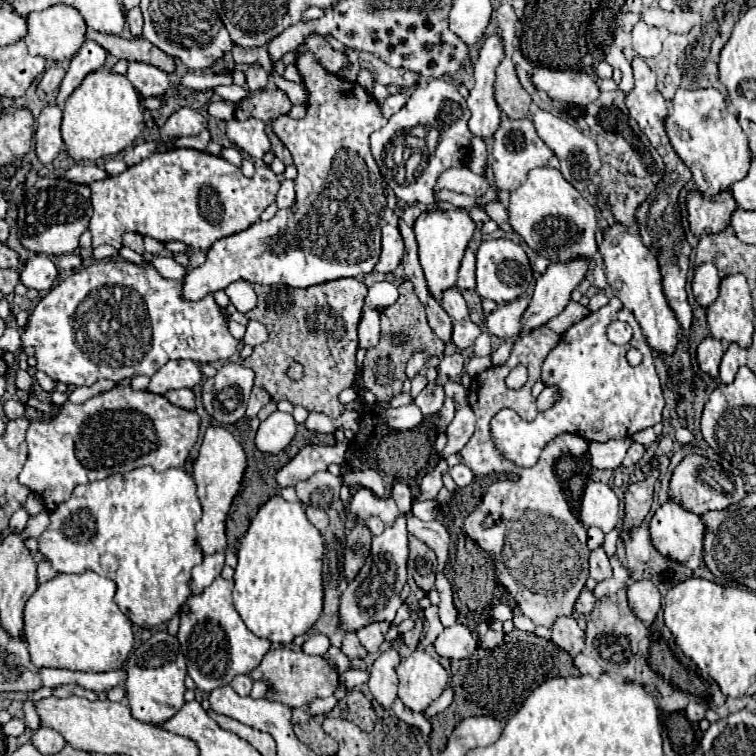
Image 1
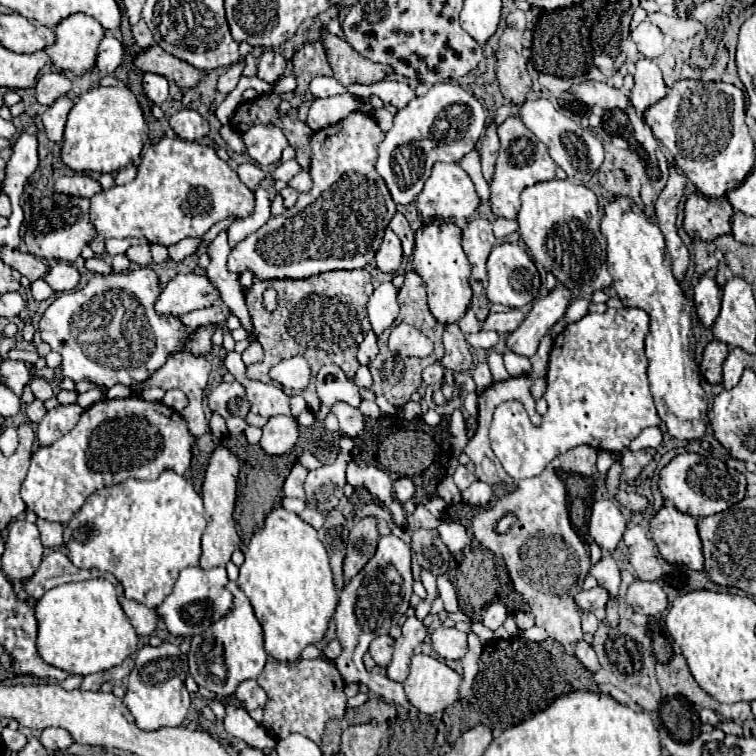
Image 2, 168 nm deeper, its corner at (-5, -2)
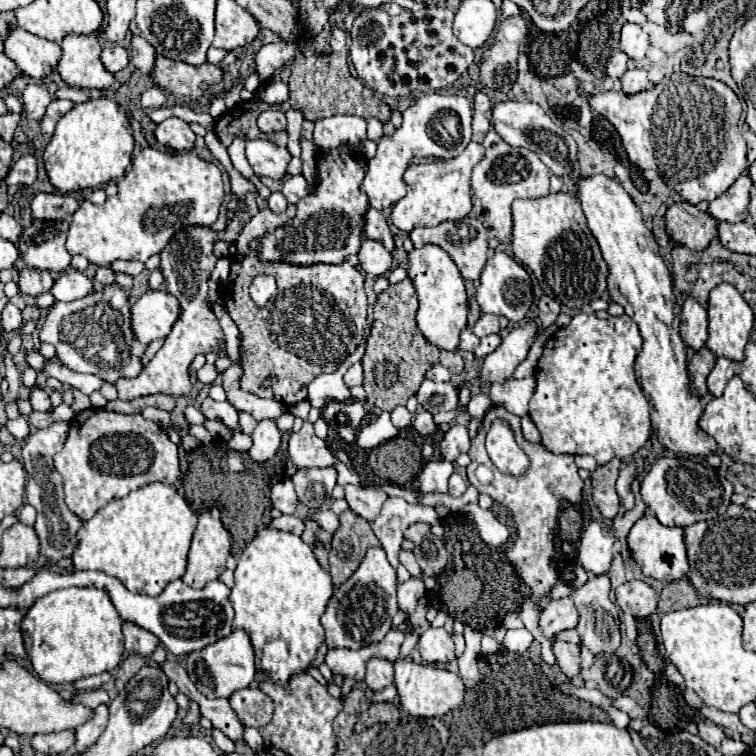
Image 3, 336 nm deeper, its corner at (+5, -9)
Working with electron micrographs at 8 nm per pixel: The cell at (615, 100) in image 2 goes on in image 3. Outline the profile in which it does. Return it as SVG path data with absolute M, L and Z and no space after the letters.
M673 73L645 93L595 93L589 107L615 125L629 159L637 167L657 169L665 183L691 205L717 199L747 169L745 139L739 129L741 103L717 79Z

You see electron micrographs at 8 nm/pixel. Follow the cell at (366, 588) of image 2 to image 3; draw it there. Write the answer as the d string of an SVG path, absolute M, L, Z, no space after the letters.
M383 547L367 551L359 569L339 587L335 587L329 599L327 611L321 617L327 635L327 647L361 649L371 643L379 643L391 629L391 619L399 611L397 607L397 575L387 561Z

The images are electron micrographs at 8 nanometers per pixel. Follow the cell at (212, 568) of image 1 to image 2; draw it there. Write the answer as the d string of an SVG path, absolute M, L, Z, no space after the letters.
M185 568L179 572L179 578L175 582L173 592L155 608L157 616L163 618L167 630L173 636L179 638L193 638L195 634L203 634L203 630L211 628L219 618L225 618L231 612L233 598L231 592L227 592L227 572L225 568L211 568L211 570L201 570L197 568Z

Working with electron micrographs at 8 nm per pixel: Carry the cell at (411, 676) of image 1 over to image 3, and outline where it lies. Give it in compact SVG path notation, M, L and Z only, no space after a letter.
M399 655L399 659L395 661L395 687L399 691L401 709L413 717L443 717L463 703L465 693L465 685L459 675L439 667L413 663L409 657L403 655Z

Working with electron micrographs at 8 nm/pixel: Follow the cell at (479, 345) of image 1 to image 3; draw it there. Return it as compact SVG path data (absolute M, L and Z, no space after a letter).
M529 375L521 381L517 379L509 379L505 383L491 383L487 389L487 395L491 397L491 401L495 405L505 405L505 409L509 409L511 413L525 417L527 415L527 405L529 399L535 393L535 377Z

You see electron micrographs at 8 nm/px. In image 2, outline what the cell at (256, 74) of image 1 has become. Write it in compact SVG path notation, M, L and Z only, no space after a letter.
M273 50L263 52L263 56L259 58L259 74L257 76L269 84L275 84L283 76L285 66L287 66L287 60L283 54L275 54Z

